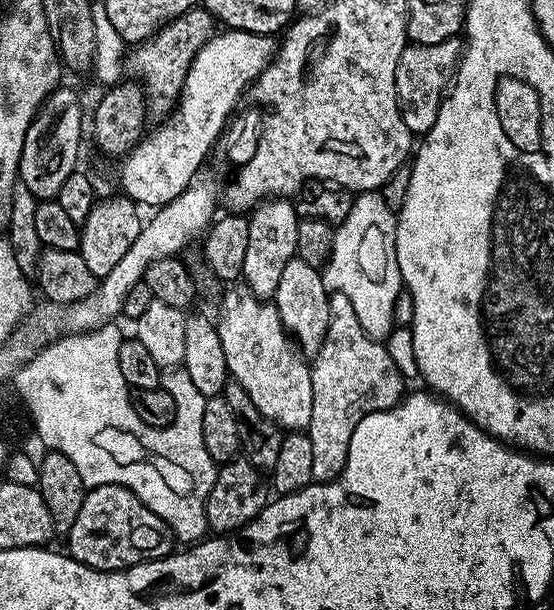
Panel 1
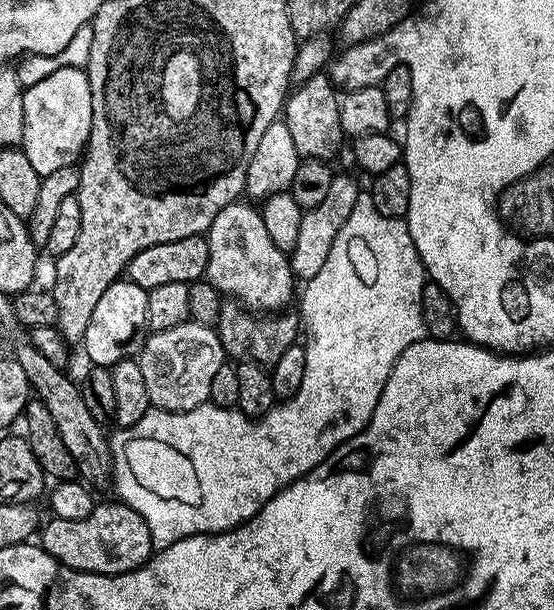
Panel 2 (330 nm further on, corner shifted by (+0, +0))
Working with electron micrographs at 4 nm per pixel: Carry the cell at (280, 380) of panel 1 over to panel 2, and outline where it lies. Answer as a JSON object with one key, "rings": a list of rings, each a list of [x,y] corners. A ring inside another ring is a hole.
{"rings":[[[237,202],[226,206],[218,218],[214,218],[208,227],[206,239],[210,246],[210,262],[206,279],[225,297],[238,300],[249,310],[284,310],[289,307],[288,299],[292,296],[292,266],[289,257],[270,238],[270,230],[266,230],[266,222],[262,222],[259,207],[251,203]]]}

